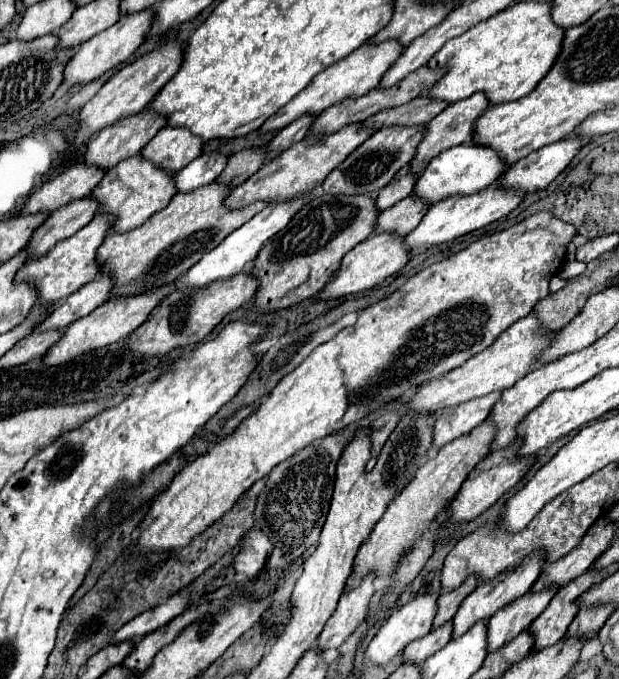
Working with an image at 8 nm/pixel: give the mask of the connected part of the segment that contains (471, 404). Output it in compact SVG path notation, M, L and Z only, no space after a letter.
M493 391L481 399L471 399L459 403L457 407L447 407L445 411L439 411L439 417L433 427L433 445L443 447L445 443L469 433L475 425L487 419L497 399L501 399L501 391Z

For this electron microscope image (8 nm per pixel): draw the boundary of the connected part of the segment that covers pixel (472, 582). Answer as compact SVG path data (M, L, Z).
M477 577L467 579L467 581L465 581L459 589L455 589L455 591L441 593L439 599L437 599L437 615L435 615L435 619L433 619L433 629L437 629L437 627L441 627L443 623L451 621L453 615L457 613L459 605L461 605L461 601L463 601L475 587L477 587Z

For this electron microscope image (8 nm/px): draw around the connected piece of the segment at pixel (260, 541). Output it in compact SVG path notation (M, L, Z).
M251 529L243 537L241 553L233 559L235 571L239 575L245 575L247 579L255 579L259 575L259 571L265 569L269 551L273 551L269 537L265 537L261 529Z

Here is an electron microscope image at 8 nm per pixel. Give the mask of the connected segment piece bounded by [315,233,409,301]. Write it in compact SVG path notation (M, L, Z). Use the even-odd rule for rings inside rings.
M389 233L385 235L369 235L365 241L361 241L357 247L353 247L341 261L341 267L335 271L335 275L331 275L329 283L325 283L325 287L315 295L319 301L331 301L331 299L339 299L345 295L355 295L367 289L373 289L375 285L383 283L385 277L397 273L405 263L407 263L407 249L401 243L403 239L393 237Z

